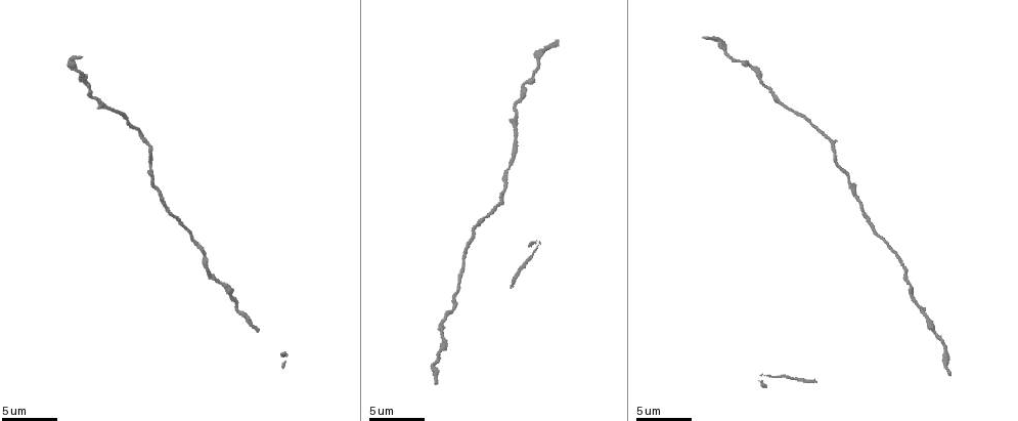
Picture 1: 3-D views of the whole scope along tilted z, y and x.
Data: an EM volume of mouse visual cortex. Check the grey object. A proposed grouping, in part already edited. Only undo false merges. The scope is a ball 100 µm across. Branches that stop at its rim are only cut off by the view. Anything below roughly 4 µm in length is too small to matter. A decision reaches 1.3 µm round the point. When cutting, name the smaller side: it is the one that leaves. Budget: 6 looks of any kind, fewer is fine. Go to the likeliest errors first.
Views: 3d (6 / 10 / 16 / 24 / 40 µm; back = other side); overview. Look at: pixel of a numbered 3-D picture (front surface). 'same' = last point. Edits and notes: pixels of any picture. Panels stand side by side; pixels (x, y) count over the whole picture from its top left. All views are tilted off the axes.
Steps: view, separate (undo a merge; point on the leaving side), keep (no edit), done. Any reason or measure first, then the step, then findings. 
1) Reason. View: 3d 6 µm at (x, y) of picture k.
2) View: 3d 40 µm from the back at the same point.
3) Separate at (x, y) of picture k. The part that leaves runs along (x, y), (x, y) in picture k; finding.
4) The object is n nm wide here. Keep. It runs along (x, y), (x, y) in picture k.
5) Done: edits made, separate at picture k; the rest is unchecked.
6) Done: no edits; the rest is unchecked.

View: 3d 10 µm at (82, 77) of picture 1.

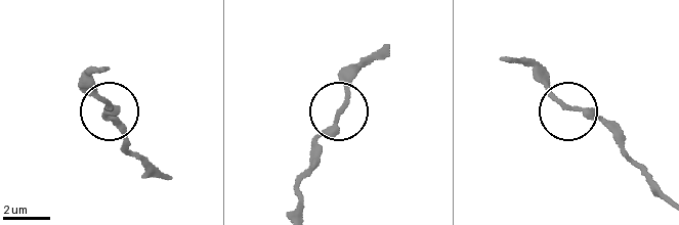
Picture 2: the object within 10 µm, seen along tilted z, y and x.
Keep. It runs along (301, 204), (301, 190), (362, 58) in picture 2; all the same neuron.

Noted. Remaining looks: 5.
Thin neck. View: 3d 10 µm at (789, 108) of picture 1.

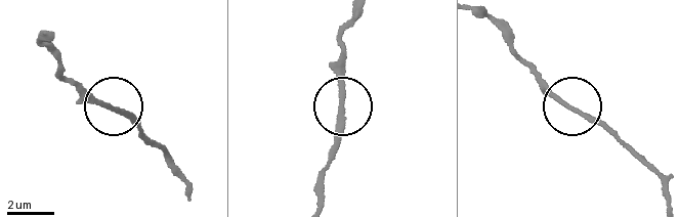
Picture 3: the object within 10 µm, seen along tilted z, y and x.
The object is 170 nm wide here. Keep. One neuron here.

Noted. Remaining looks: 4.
Thick turns thin. View: 3d 10 µm at (150, 164) of picture 1.

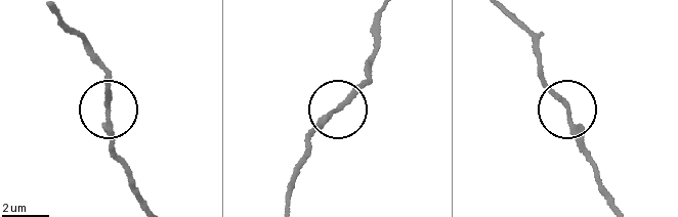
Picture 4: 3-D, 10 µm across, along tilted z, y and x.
Keep. It runs along (289, 207), (314, 135), (351, 101), (367, 76) in picture 4; one neuron here.

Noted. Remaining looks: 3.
Done: no edits; the rest is unchecked.

